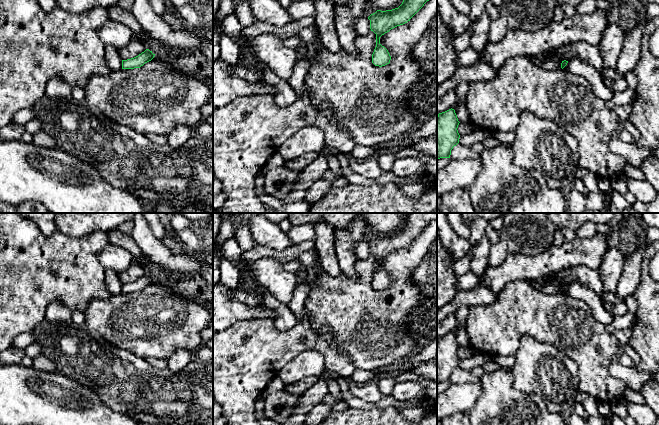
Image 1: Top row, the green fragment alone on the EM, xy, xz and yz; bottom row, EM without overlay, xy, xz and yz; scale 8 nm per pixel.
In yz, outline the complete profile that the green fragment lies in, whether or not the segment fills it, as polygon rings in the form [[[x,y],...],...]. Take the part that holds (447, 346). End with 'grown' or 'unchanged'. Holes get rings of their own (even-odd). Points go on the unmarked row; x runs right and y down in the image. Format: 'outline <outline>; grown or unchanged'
outline [[[454,333],[439,337],[437,340],[437,384],[450,382],[451,374],[459,367],[459,345]]]; unchanged

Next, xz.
outline [[[408,213],[398,232],[386,235],[377,234],[368,241],[370,253],[376,258],[376,271],[372,278],[372,287],[375,290],[385,290],[391,284],[388,274],[380,268],[380,261],[391,253],[410,245],[424,228],[436,219],[437,213]]]; unchanged

